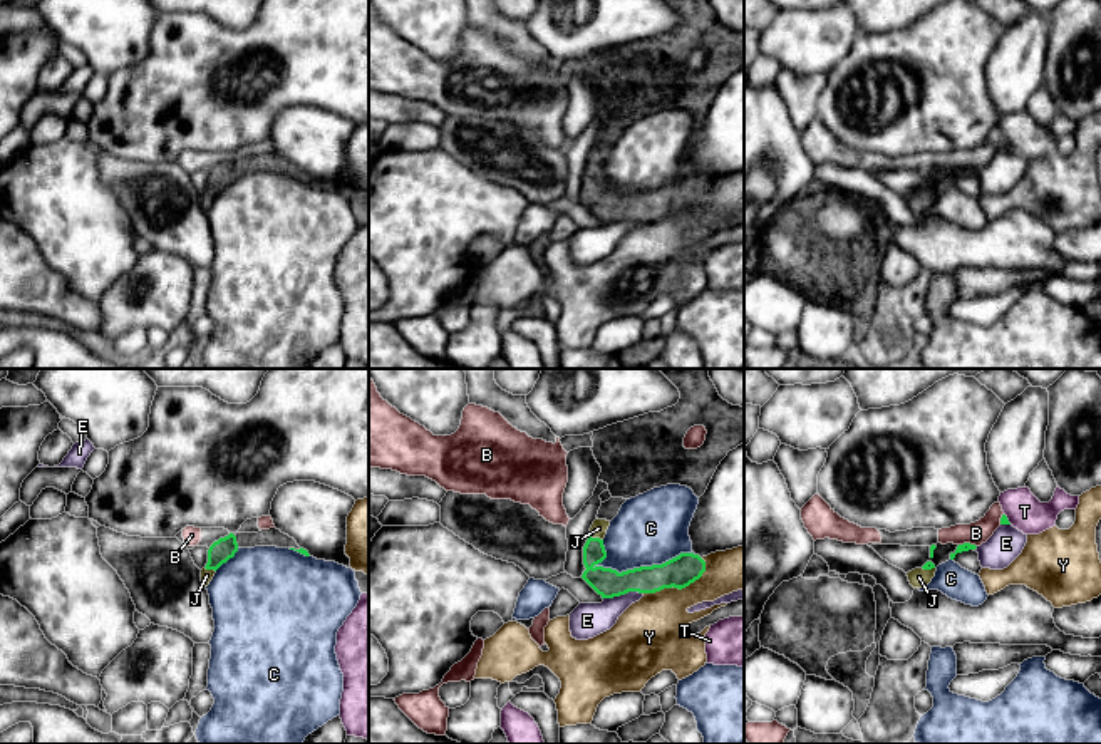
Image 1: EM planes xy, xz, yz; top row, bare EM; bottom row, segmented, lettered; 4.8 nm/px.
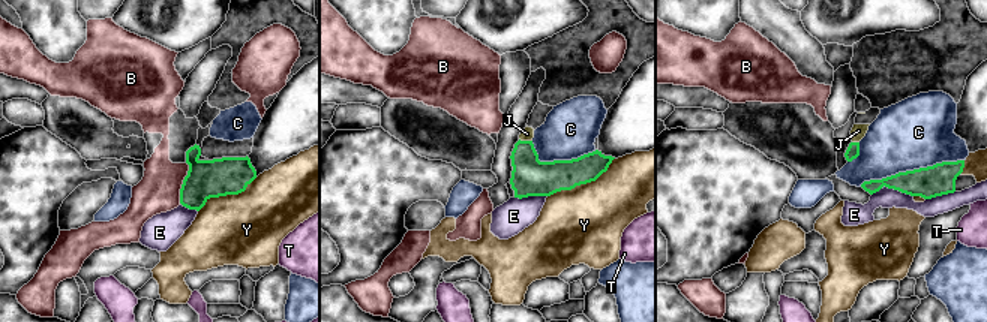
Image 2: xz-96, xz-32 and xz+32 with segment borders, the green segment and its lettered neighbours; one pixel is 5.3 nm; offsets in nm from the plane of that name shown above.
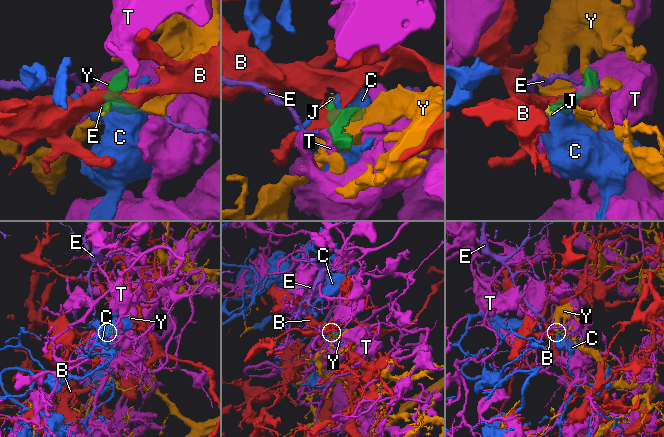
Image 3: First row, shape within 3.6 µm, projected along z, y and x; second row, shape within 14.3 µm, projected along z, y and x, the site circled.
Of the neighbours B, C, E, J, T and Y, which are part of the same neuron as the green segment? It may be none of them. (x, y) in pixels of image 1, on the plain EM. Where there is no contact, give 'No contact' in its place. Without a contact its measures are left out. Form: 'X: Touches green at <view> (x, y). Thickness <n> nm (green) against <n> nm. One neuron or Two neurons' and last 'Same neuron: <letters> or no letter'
B: Touches green at yz (967, 168). Thickness 50 nm (green) against 110 nm. Two neurons
C: Touches green at xz (642, 191). Thickness 150 nm (green) against 340 nm. Two neurons
E: Touches green at xz (622, 218). Thickness 140 nm (green) against 170 nm. Two neurons
J: Touches green at xz (597, 163). Thickness 140 nm (green) against 80 nm. One neuron
T: Touches green at yz (1006, 143). Thickness 40 nm (green) against 180 nm. Two neurons
Y: Touches green at xz (679, 213). Thickness 150 nm (green) against 320 nm. Two neurons
Same neuron: J

